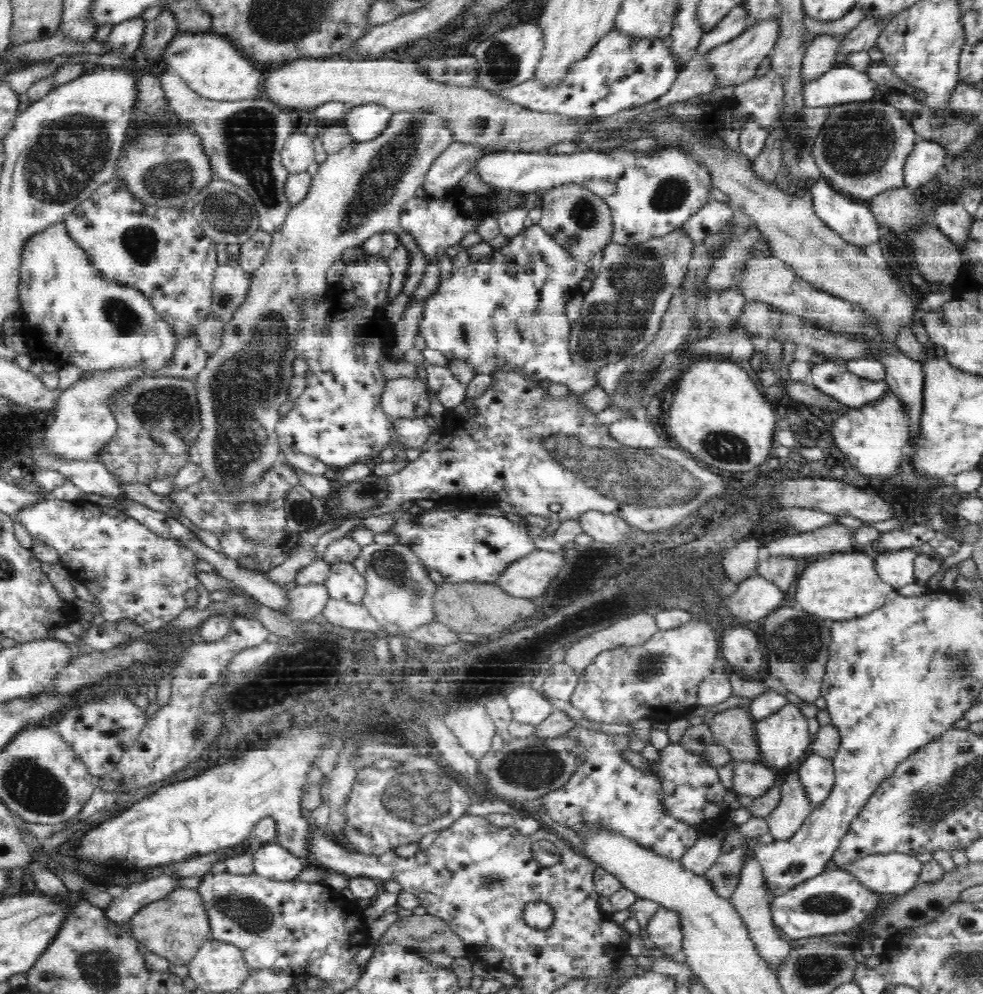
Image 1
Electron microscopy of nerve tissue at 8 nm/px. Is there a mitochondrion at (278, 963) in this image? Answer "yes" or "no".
no

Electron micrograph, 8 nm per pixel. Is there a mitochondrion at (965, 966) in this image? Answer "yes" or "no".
yes

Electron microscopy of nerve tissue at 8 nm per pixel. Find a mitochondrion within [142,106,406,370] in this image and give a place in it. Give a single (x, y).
(227, 213)

